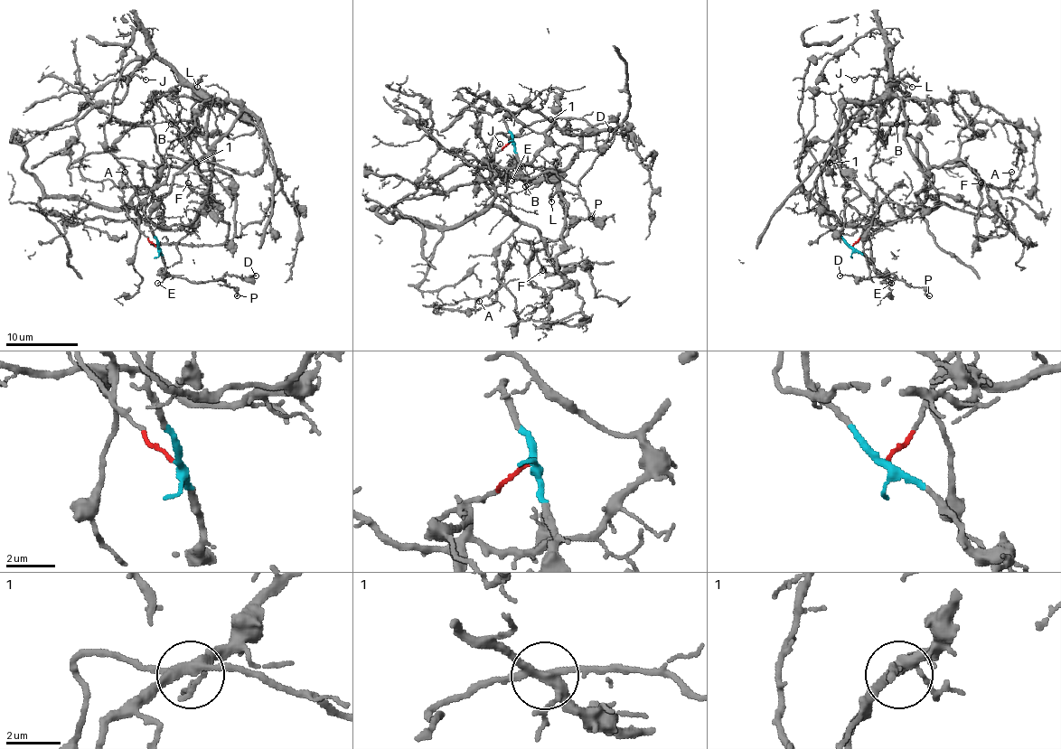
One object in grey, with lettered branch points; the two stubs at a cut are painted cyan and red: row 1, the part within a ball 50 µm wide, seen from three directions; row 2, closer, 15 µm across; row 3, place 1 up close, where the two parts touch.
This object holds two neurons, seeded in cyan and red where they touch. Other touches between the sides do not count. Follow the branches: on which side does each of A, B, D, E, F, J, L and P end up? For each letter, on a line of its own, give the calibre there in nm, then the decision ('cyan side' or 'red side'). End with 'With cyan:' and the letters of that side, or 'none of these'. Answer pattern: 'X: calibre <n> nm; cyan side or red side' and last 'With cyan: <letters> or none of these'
A: calibre 110 nm; red side
B: calibre 80 nm; red side
D: calibre 130 nm; cyan side
E: calibre 110 nm; cyan side
F: calibre 80 nm; red side
J: calibre 110 nm; cyan side
L: calibre 130 nm; cyan side
P: calibre 200 nm; cyan side
With cyan: D, E, J, L, P

